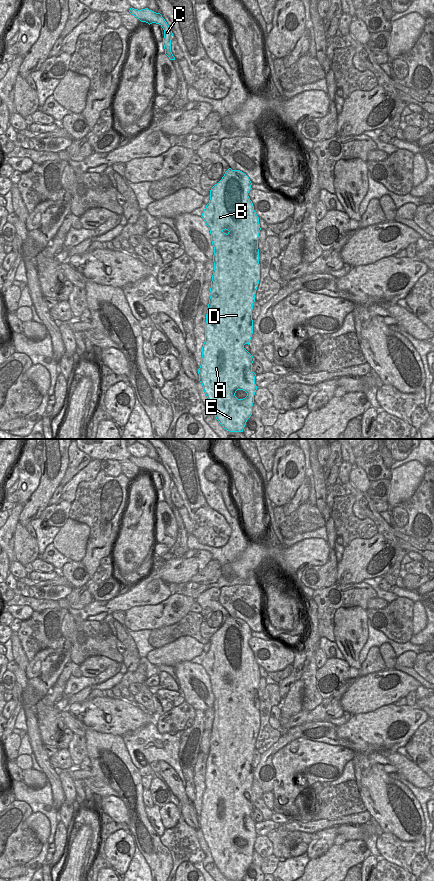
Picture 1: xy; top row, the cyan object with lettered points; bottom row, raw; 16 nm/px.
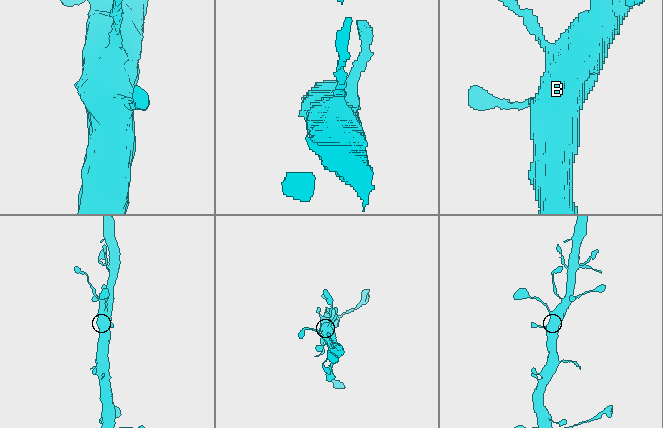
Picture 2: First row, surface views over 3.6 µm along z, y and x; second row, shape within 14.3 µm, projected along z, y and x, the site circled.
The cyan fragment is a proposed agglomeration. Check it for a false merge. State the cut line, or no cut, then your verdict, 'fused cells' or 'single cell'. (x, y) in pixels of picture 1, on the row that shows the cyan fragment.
no cut | single cell

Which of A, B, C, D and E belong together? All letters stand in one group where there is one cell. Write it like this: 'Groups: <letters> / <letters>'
Groups: A B C D E.

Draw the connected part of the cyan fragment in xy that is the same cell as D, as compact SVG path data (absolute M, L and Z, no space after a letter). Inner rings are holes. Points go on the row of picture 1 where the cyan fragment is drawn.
M229 168L211 188L209 203L201 216L211 234L214 271L198 374L216 419L230 432L243 432L252 415L257 390L256 374L252 371L254 358L244 348L245 344L249 345L253 334L252 309L260 280L258 237L261 228L248 196L251 185L245 173ZM237 390L245 391L247 396L238 399L235 396Z

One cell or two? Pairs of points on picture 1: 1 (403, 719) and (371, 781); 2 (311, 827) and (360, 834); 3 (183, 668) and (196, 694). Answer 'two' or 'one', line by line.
1: one
2: two
3: one

